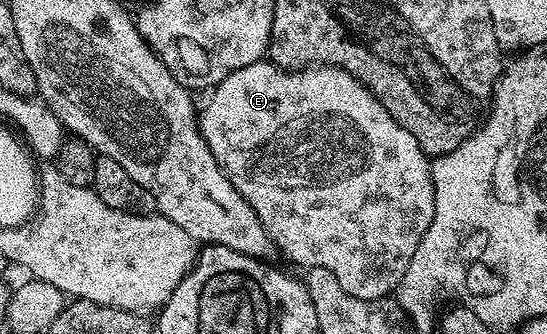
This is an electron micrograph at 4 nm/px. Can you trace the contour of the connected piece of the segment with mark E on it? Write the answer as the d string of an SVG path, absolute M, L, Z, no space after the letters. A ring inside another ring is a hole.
M262 59L251 63L247 67L243 67L239 71L231 71L225 78L208 94L209 102L205 105L205 110L200 110L199 124L201 126L201 134L207 143L207 147L211 147L211 155L215 155L215 163L219 163L219 167L227 175L227 179L239 191L239 195L243 195L243 199L247 201L251 208L255 211L255 215L259 217L259 223L263 223L263 227L267 231L267 235L273 240L274 246L278 250L281 249L294 261L295 264L301 265L305 269L314 269L315 267L327 267L327 271L331 271L331 275L335 275L335 279L339 283L339 287L343 287L343 291L347 291L347 295L355 295L359 299L367 299L368 301L380 301L388 298L390 294L396 290L399 282L403 279L403 275L407 271L407 267L411 263L411 259L415 255L415 251L419 247L419 243L423 239L423 235L427 231L427 227L431 227L433 222L433 211L435 209L435 191L433 190L433 170L431 168L430 158L425 156L424 151L419 147L419 143L415 139L415 135L411 135L411 131L407 131L403 127L399 127L399 123L395 123L395 119L391 119L391 115L387 115L387 109L383 107L383 103L379 103L379 99L375 99L375 95L363 83L359 83L359 79L355 79L342 69L337 69L333 65L315 65L307 69L295 69L286 71L278 69L272 61Z

